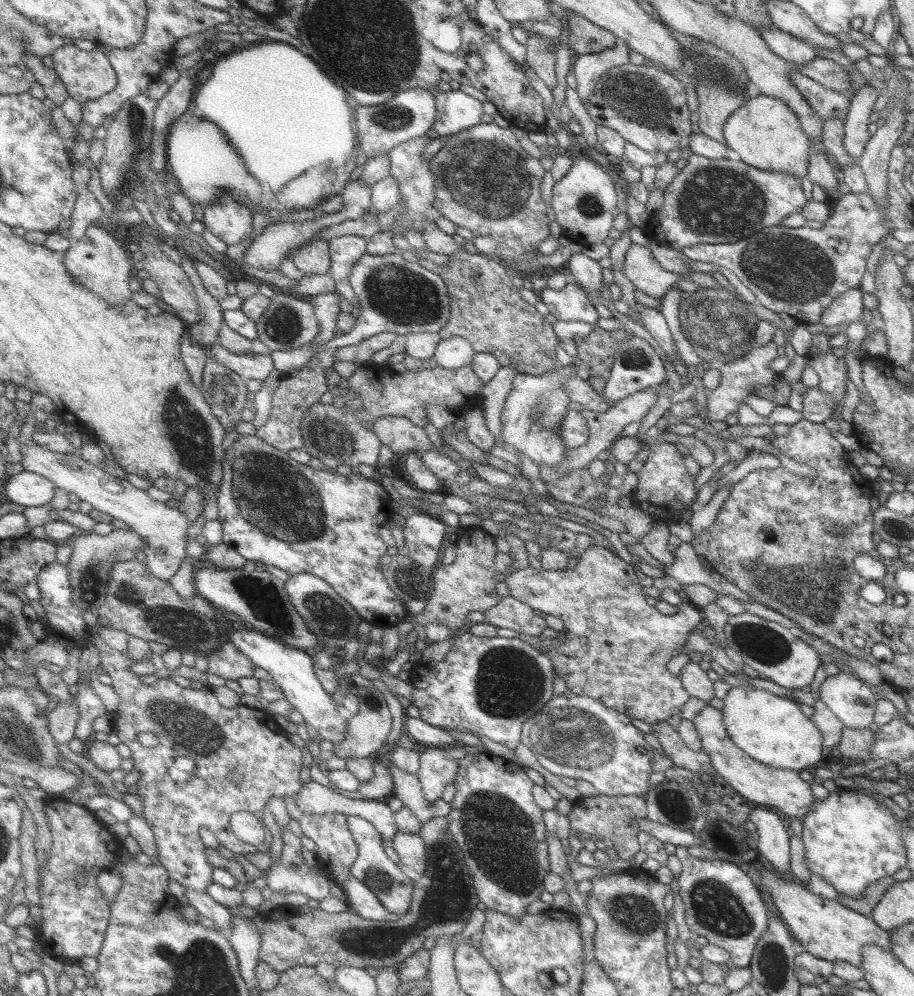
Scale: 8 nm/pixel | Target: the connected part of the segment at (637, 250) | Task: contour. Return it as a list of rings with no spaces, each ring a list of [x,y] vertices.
[[[634,243],[626,251],[623,273],[636,291],[655,299],[663,299],[679,278],[679,274],[666,271],[656,261],[648,246]]]

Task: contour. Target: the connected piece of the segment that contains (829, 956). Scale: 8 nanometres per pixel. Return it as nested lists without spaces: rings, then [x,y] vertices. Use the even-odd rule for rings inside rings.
[[[762,870],[762,886],[766,895],[772,899],[780,918],[786,923],[791,935],[802,944],[802,948],[812,956],[831,963],[848,962],[861,968],[862,951],[865,946],[875,944],[884,950],[891,950],[891,936],[880,928],[872,917],[867,917],[844,904],[833,900],[825,900],[816,893],[810,892],[806,885],[781,877],[772,870]]]

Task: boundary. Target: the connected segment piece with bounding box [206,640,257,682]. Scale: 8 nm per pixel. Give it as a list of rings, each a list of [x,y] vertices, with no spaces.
[[[229,640],[224,648],[208,656],[209,668],[206,672],[219,675],[227,680],[240,681],[256,674],[256,664]]]

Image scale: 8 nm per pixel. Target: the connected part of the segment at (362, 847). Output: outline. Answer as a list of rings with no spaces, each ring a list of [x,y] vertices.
[[[349,816],[349,825],[356,842],[359,844],[359,857],[353,866],[354,876],[368,884],[384,902],[388,911],[404,917],[412,909],[416,876],[388,856],[386,846],[384,846],[383,834],[376,828],[375,824],[359,816]]]

